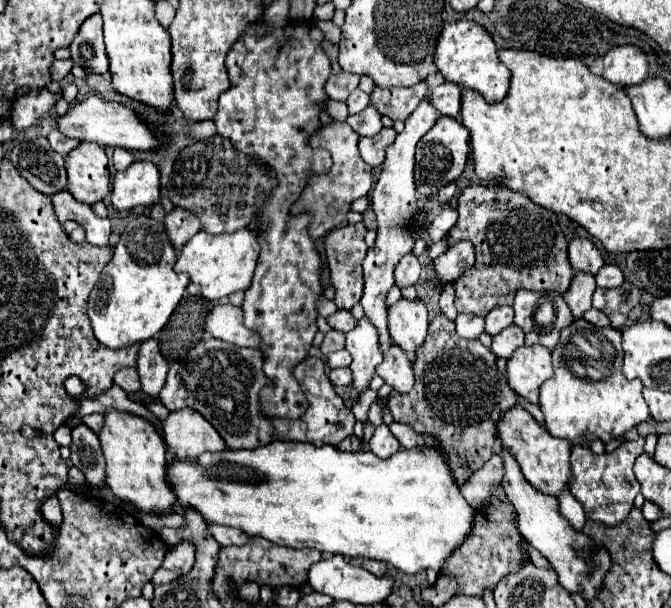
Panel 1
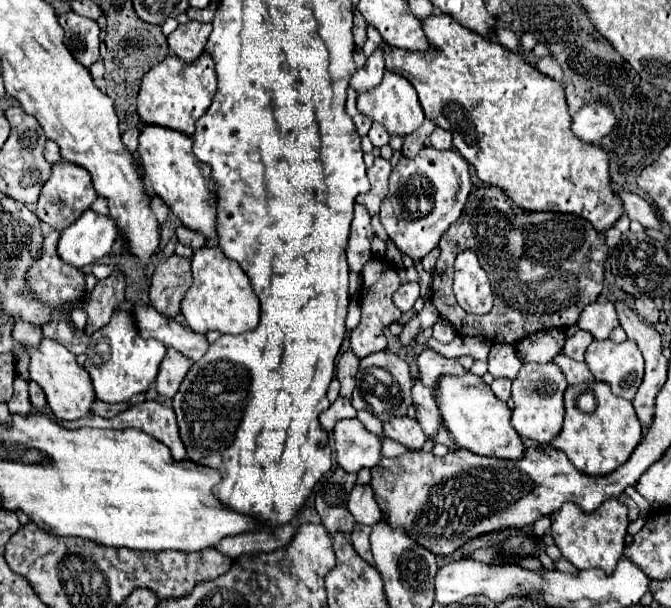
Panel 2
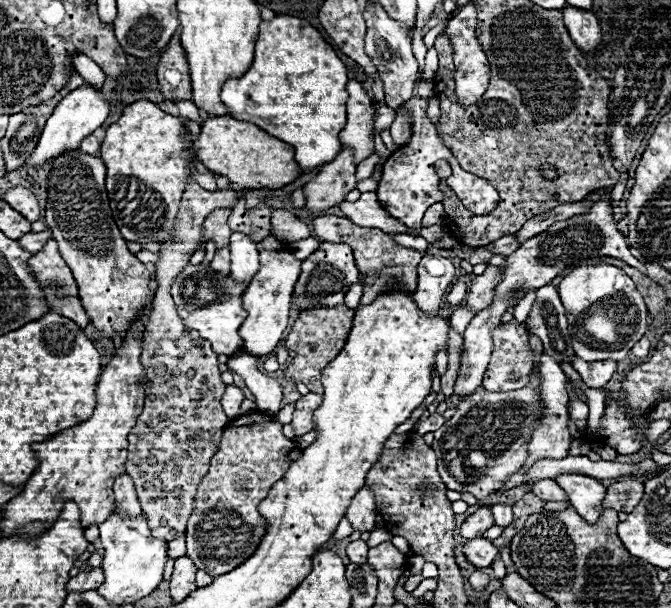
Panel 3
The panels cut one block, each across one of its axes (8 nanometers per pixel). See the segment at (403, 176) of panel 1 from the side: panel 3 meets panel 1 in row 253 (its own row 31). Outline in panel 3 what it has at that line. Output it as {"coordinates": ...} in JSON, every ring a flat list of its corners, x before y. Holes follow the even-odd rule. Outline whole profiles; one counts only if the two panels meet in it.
{"coordinates":[[370,4,366,6,364,12,366,18,366,52,370,54,374,66,378,68,382,80,384,80,384,92,386,92,386,106,390,108,400,108,402,102,406,102,412,96,414,90,414,82,418,76,418,62,412,54,412,42,408,36,408,28,404,28,404,24,400,24,398,20,392,20,384,8,380,4]]}

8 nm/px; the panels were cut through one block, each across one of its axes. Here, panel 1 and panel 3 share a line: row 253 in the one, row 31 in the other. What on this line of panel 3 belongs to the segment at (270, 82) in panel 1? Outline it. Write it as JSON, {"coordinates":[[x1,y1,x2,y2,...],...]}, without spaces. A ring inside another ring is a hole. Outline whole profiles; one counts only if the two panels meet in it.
{"coordinates":[[274,16,270,22,262,22,260,36,254,46,254,62,248,72,238,78,228,78,222,84,220,98,224,106,236,120,252,122,260,126,266,134,294,146,294,158,302,172,312,172,314,168,334,160,342,150,338,132,346,124,346,66,336,56,332,46,320,36,320,32,302,18,294,16]]}

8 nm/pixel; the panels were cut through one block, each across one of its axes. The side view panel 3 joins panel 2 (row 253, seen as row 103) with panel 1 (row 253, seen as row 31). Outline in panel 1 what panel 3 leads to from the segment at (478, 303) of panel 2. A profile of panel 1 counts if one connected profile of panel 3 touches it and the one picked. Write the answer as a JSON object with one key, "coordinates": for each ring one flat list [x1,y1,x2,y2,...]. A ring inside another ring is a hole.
{"coordinates":[[468,240,456,242,448,252,434,260,434,268,442,284,454,282,466,268,474,264,474,244]]}

